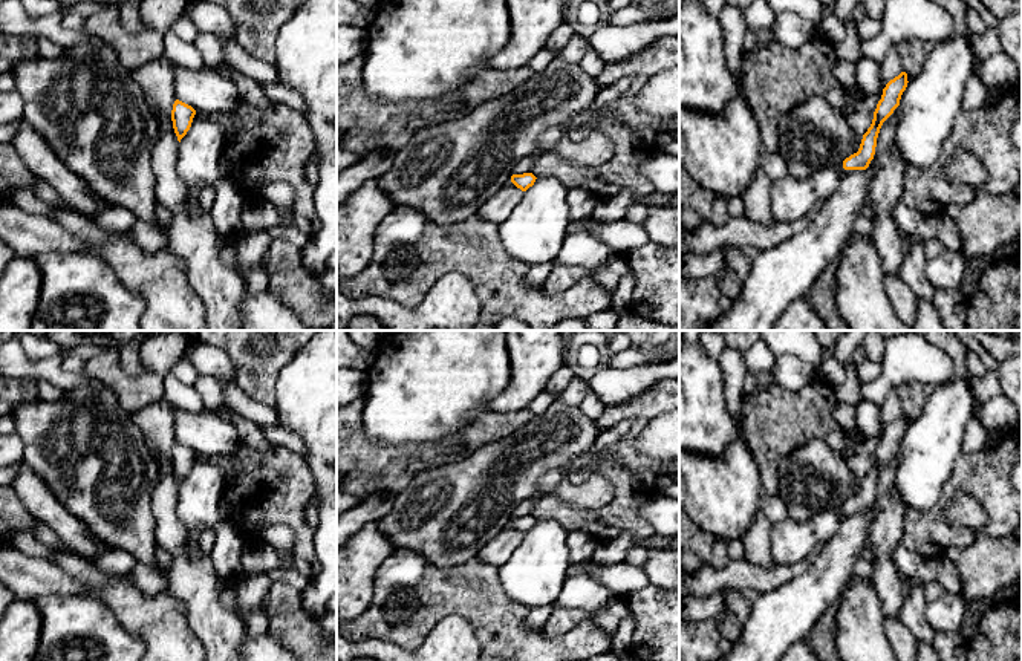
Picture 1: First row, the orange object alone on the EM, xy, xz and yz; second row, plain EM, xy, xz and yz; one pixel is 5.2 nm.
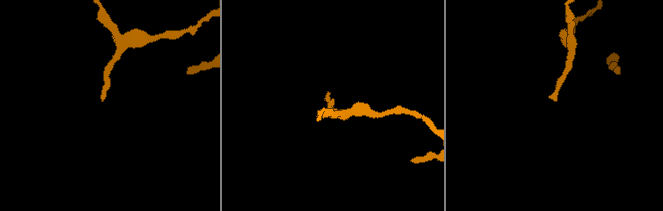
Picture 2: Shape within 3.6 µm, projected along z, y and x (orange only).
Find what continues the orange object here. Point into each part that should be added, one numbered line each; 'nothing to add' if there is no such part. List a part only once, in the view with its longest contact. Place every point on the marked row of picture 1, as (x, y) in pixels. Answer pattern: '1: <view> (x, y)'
1: yz (790, 199)

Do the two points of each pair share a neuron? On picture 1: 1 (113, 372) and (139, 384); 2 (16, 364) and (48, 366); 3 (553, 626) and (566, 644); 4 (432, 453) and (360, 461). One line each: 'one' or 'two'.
1: one
2: one
3: two
4: one

